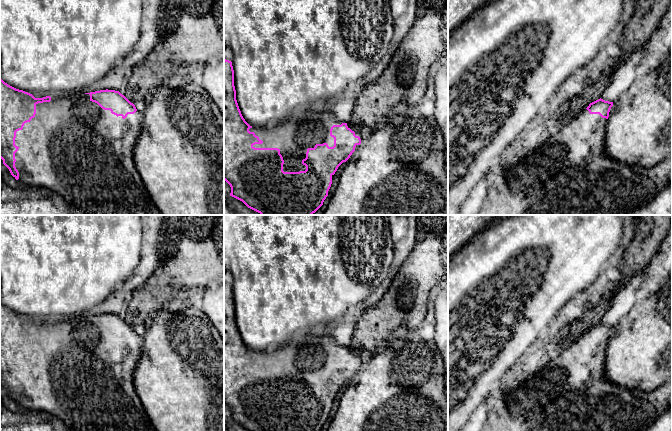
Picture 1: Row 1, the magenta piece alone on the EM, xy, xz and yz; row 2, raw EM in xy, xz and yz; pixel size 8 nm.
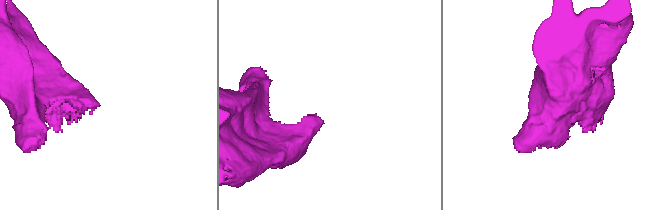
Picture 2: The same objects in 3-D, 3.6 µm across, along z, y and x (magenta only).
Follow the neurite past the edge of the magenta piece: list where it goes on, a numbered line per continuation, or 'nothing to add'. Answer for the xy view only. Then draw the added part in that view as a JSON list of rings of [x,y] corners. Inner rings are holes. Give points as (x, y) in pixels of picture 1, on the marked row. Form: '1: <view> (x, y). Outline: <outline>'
1: xy (84, 154). Outline: [[[82,91],[69,95],[58,95],[51,97],[50,102],[36,104],[35,117],[30,122],[24,124],[23,129],[16,132],[15,145],[19,147],[15,153],[15,167],[19,172],[19,183],[28,187],[47,189],[55,193],[66,201],[66,207],[72,215],[163,215],[156,207],[145,188],[144,182],[136,168],[134,161],[134,148],[137,139],[141,133],[143,114],[136,111],[134,114],[128,114],[125,119],[122,116],[116,116],[110,110],[102,109],[97,103],[90,100],[90,95]]]

